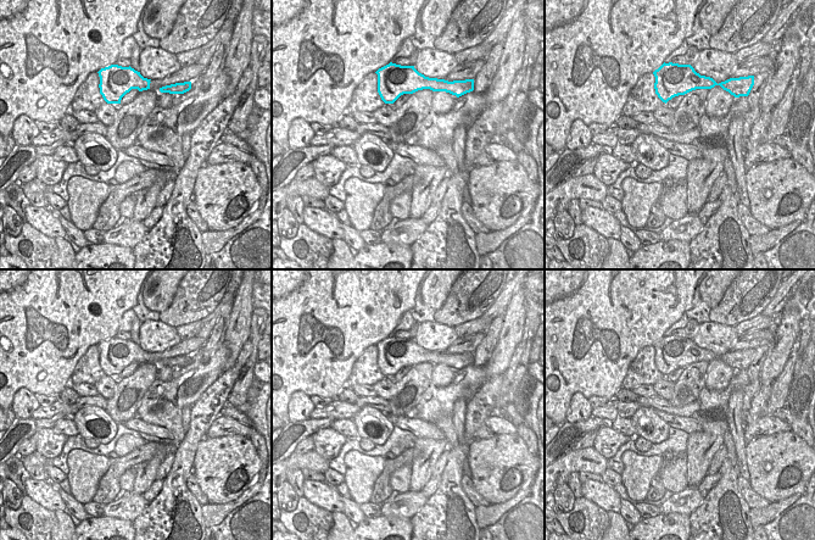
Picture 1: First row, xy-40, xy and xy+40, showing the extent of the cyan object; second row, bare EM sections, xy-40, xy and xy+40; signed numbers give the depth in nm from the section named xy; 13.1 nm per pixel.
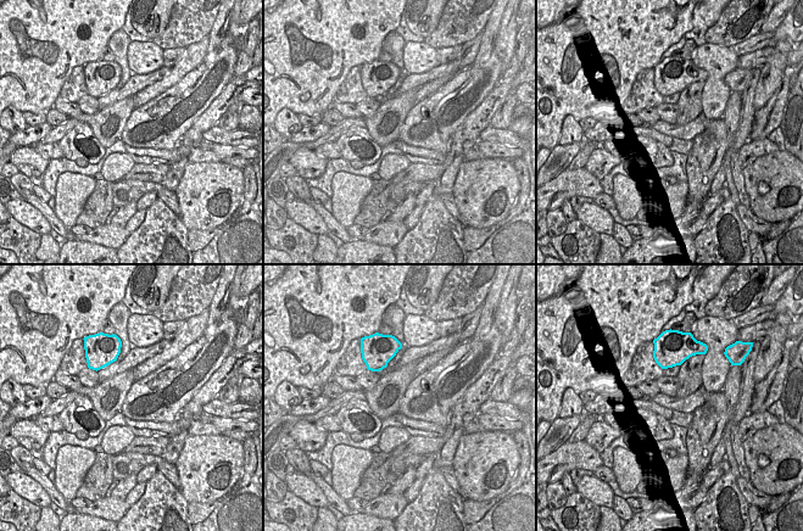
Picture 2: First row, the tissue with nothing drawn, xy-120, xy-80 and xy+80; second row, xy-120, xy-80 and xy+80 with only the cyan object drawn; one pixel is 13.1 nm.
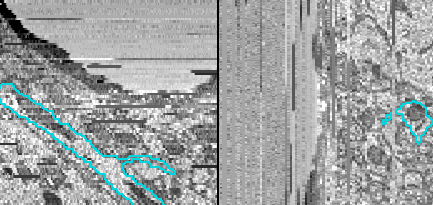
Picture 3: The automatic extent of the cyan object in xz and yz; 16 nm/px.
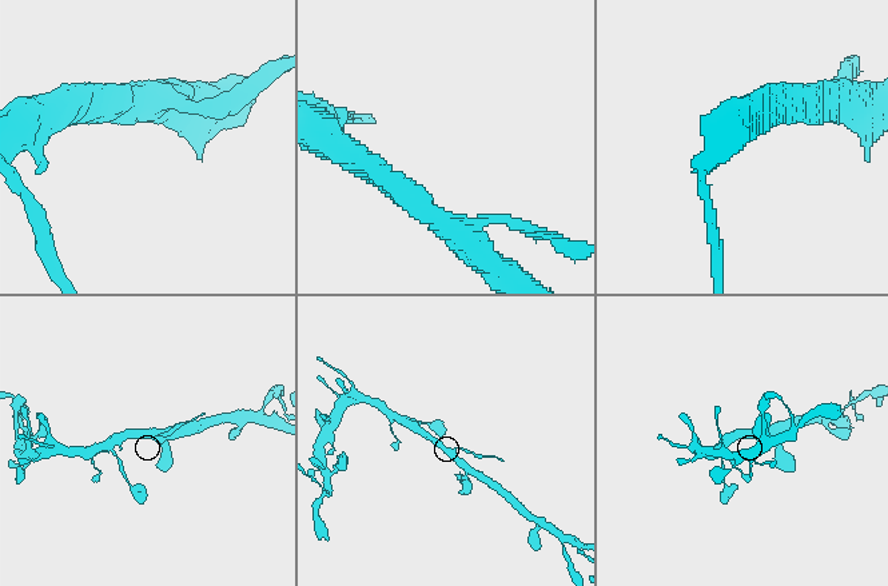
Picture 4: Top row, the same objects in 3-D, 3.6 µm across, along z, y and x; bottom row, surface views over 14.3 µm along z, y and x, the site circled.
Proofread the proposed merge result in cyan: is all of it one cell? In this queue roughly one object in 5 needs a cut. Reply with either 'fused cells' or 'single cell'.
single cell

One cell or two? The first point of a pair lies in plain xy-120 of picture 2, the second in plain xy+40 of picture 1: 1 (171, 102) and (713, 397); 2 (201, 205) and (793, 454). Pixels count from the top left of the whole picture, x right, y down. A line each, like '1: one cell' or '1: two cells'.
1: one cell
2: one cell

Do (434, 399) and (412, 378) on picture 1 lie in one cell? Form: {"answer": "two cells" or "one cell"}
{"answer": "two cells"}

